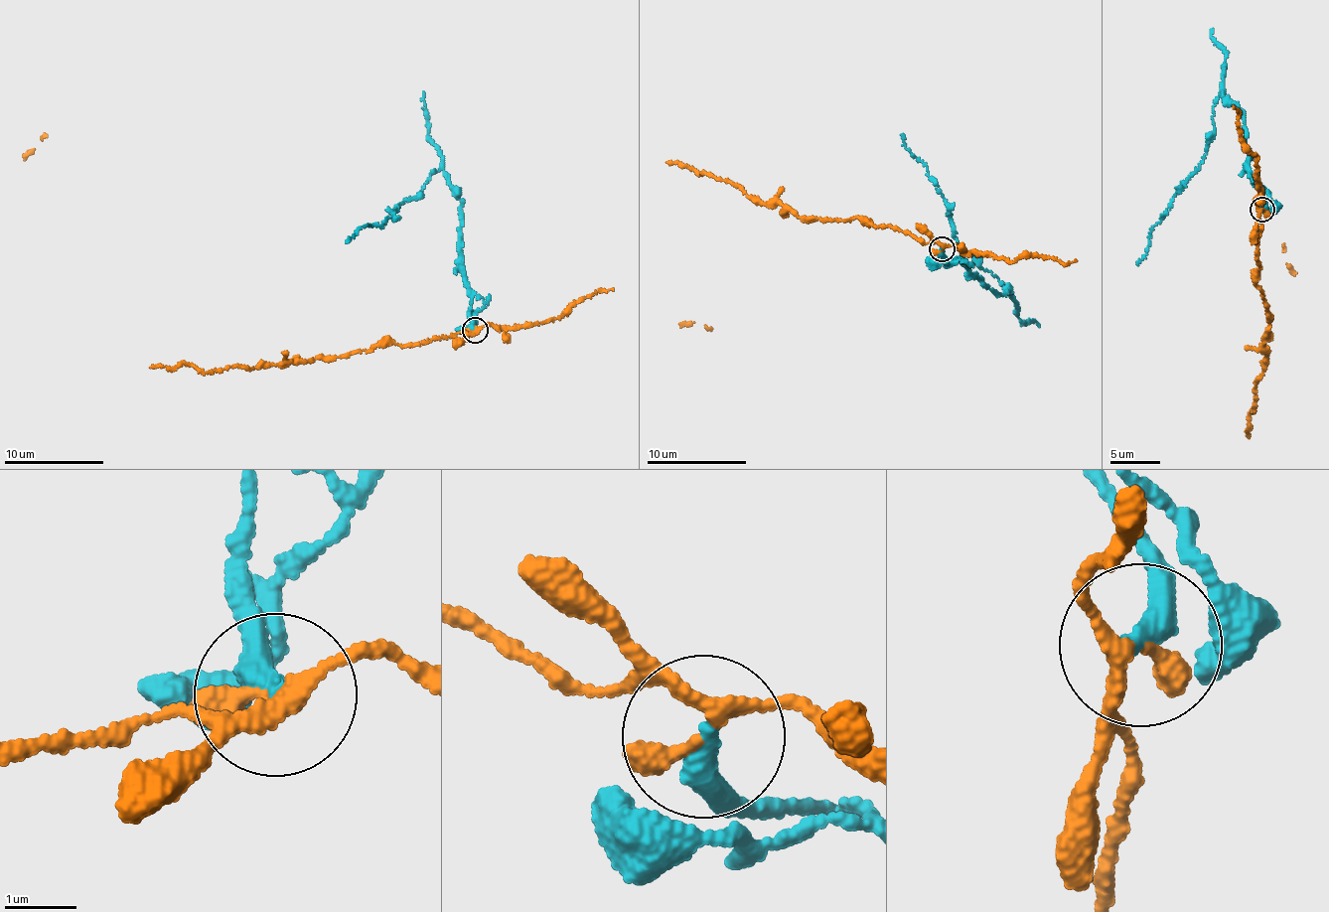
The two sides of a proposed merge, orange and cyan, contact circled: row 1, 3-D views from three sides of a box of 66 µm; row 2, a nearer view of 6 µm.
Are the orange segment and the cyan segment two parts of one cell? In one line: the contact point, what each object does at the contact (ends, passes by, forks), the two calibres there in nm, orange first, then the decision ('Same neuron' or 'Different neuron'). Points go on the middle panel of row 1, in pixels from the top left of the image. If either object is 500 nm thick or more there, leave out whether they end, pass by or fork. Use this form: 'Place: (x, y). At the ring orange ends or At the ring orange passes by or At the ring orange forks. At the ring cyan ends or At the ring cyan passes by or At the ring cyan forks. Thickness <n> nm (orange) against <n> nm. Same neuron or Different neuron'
Place: (942, 249). At the ring orange passes by. At the ring cyan ends. Thickness 240 nm (orange) against 360 nm. Different neuron

